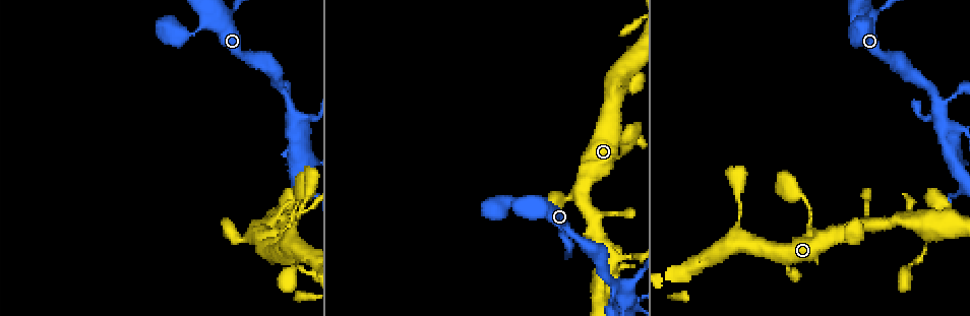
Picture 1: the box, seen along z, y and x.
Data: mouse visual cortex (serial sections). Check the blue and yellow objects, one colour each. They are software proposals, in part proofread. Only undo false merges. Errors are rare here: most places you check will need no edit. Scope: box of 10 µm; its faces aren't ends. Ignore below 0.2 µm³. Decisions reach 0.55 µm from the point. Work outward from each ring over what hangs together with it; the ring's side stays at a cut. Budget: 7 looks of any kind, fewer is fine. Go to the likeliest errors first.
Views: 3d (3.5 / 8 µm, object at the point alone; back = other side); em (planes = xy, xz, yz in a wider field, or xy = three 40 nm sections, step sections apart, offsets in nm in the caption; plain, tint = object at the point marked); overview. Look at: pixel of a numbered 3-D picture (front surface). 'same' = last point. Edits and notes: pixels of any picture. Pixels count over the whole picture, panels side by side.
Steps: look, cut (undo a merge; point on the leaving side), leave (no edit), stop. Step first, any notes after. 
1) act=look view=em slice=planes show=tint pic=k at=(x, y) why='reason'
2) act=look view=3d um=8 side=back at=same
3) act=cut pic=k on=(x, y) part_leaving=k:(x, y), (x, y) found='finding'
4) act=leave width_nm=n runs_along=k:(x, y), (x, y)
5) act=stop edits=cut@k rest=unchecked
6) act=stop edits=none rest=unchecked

act=look view=3d um=3.5 pic=1 at=(295, 121)

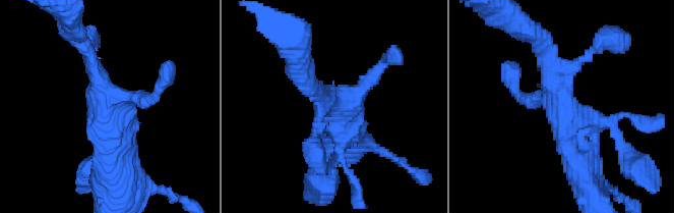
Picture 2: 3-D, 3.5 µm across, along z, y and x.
act=look view=em slice=xy step=3 show=tint pic=2 at=(332, 104) arms=4 arm_widths_nm=150,200,250,450

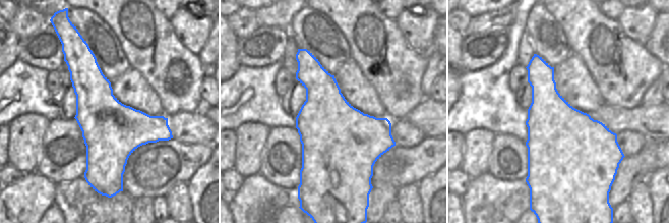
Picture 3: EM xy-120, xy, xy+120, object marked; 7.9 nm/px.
act=leave runs_along=2:(552, 61), (586, 187) found='one cell here'

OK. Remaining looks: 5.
act=look view=em slice=xy step=5 show=tint pic=1 at=(611, 260) why='thin arm on a thick one'

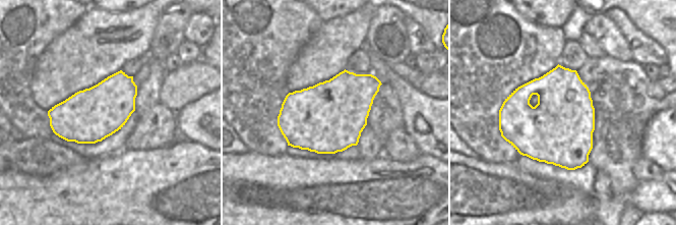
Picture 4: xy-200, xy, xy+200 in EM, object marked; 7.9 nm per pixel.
act=look view=3d um=3.5 at=same

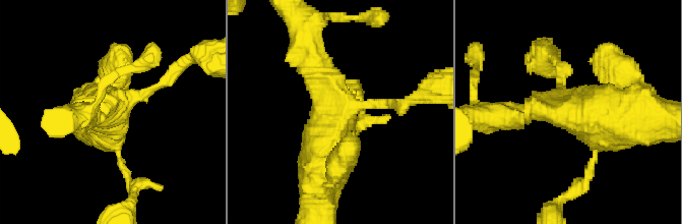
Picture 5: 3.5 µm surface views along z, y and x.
act=leave runs_along=5:(311, 50), (335, 107), (323, 167) found='one cell here'

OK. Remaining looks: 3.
act=look view=3d um=3.5 side=back pic=1 at=(297, 266) why='narrows sharply'

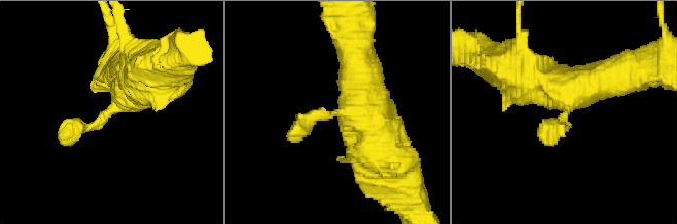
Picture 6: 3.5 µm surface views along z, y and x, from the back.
act=look view=em slice=xy step=3 show=tint pic=6 at=(334, 115) why='shape alone is not enough'

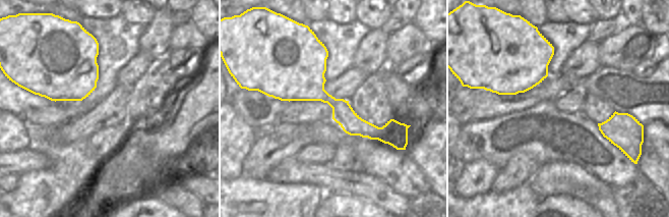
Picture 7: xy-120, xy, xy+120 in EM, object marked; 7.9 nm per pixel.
act=leave width_nm=220 runs_along=6:(148, 81), (96, 125), (58, 134) found='continuous, no second cell'

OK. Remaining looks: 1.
act=stop edits=none rest=unchecked

